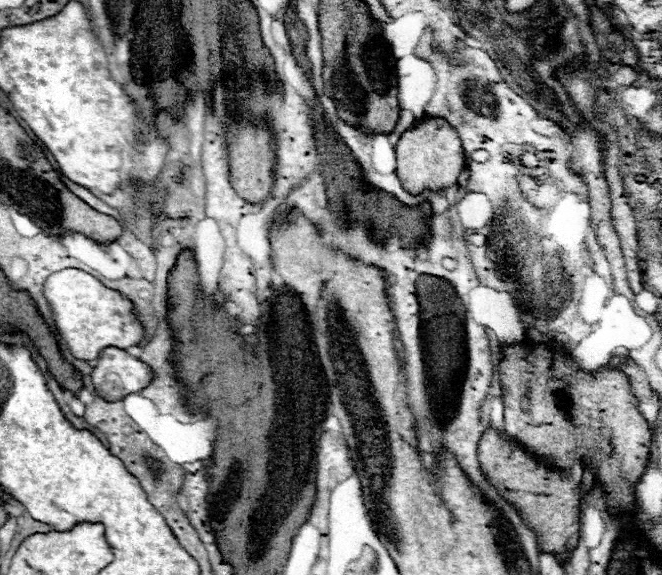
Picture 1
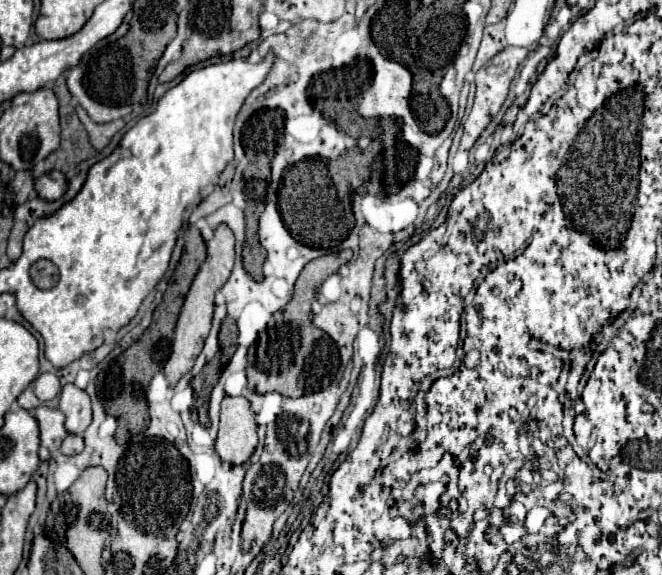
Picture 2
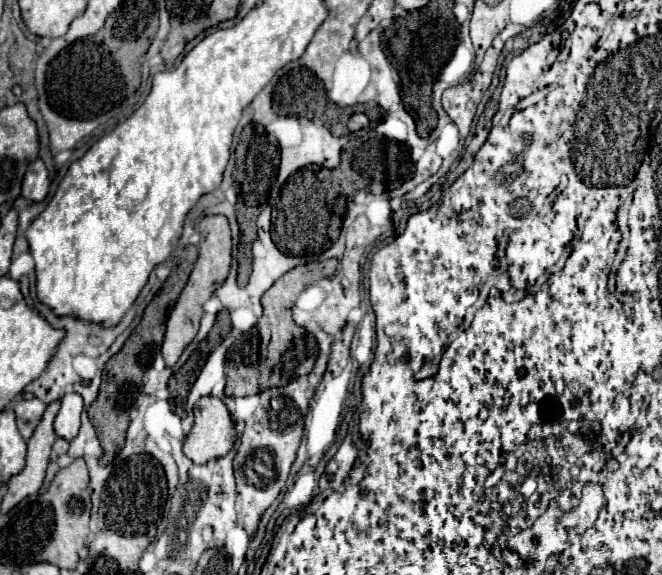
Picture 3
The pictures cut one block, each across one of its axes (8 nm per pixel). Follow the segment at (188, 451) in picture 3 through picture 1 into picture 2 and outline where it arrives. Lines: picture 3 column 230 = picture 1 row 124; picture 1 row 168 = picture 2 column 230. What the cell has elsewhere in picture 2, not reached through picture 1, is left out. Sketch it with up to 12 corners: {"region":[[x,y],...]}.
{"region":[[224,398],[218,456],[244,464],[258,446],[246,398]]}

